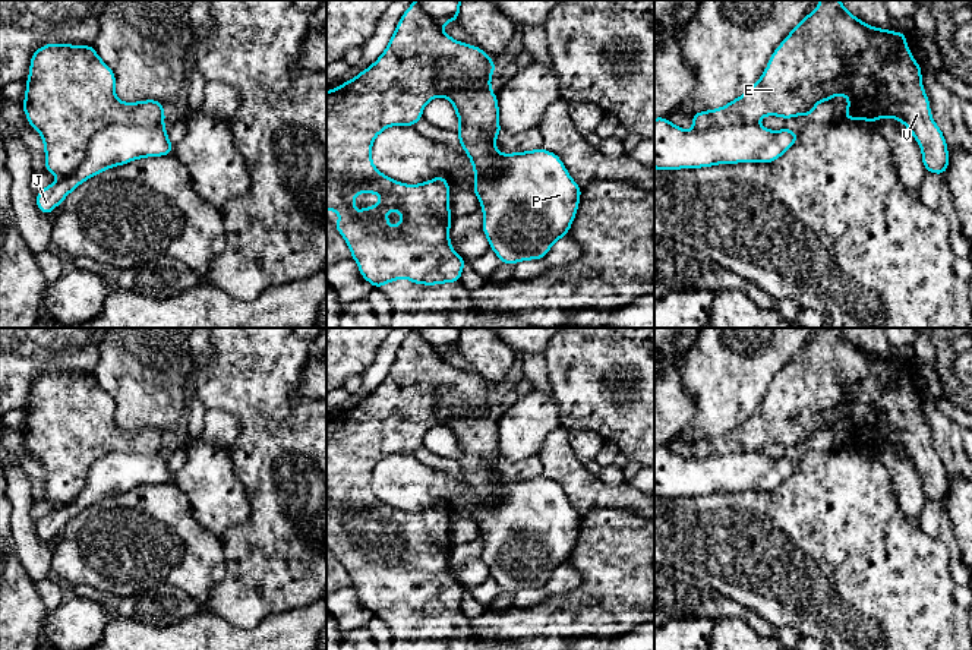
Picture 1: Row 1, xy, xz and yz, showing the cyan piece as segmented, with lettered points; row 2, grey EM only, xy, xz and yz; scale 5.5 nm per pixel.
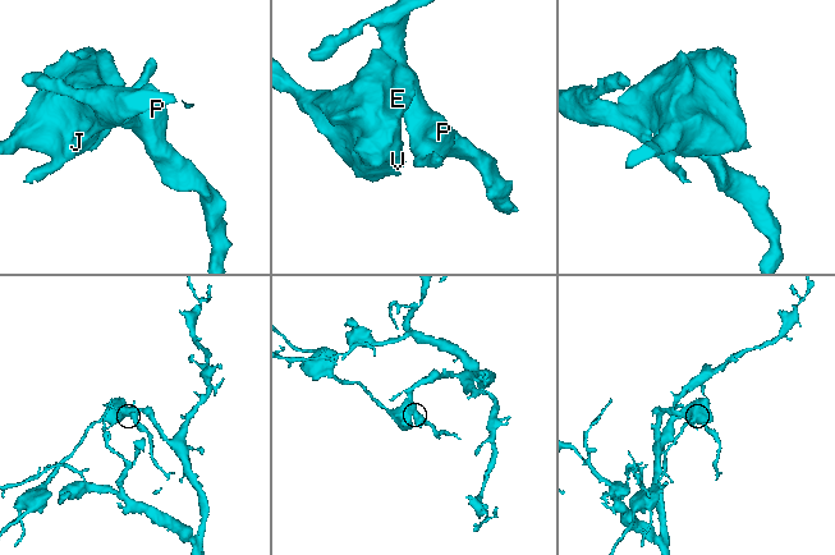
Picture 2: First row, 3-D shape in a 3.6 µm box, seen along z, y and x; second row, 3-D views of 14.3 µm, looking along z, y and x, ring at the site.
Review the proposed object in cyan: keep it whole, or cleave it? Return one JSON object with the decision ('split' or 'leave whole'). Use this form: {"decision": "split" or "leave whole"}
{"decision": "split"}

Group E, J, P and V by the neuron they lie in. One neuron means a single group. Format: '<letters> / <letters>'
E V / J P

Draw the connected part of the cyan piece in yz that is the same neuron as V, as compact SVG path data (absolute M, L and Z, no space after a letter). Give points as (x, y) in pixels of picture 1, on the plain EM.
M820 328L815 338L805 343L773 379L763 404L745 422L720 436L695 441L691 449L694 458L703 460L714 454L757 451L766 444L779 444L788 448L796 444L811 444L815 441L817 430L845 423L849 427L845 449L868 448L874 452L883 445L900 448L921 474L925 499L943 504L949 495L950 483L943 460L932 448L921 404L922 398L906 373L905 360L874 356L855 345L839 328Z

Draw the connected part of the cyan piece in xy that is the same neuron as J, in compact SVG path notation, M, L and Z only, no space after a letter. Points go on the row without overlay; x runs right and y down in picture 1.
M116 451L98 458L89 468L81 495L37 521L37 536L51 542L81 511L116 493L146 485L162 485L174 480L165 454L127 454Z

